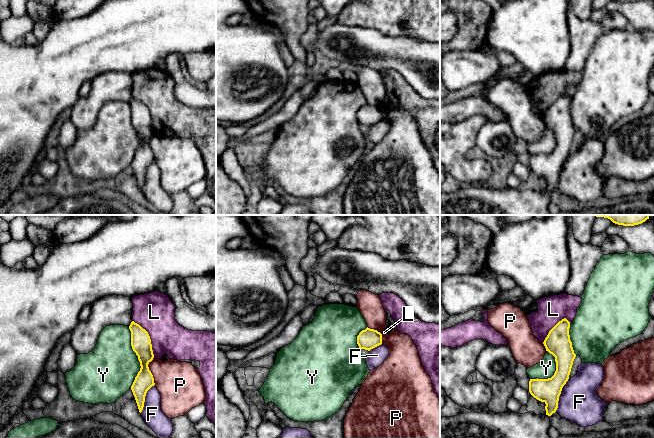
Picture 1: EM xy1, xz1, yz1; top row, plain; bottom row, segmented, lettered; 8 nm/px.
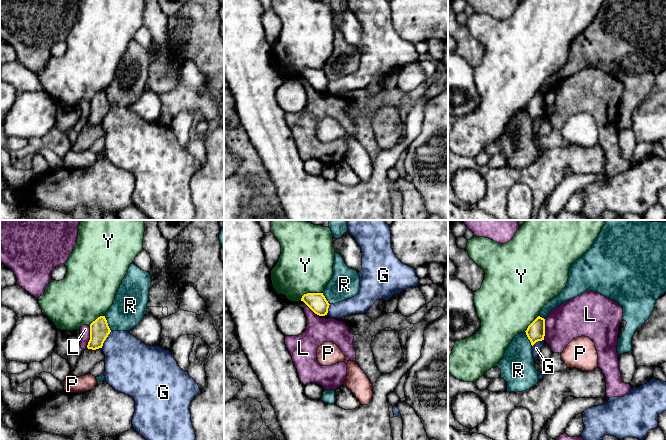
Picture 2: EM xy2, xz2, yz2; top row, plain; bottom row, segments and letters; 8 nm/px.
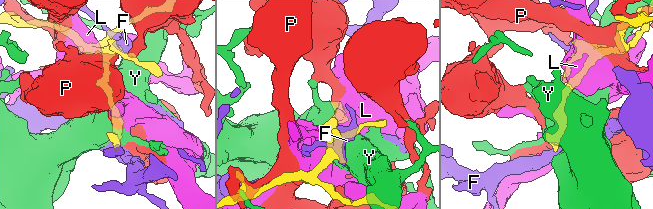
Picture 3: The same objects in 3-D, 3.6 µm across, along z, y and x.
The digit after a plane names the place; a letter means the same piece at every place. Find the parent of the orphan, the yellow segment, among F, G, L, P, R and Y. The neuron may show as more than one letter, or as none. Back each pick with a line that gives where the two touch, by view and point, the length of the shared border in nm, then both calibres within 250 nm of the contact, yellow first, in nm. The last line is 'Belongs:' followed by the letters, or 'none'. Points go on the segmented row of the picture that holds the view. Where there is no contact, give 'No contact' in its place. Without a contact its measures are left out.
Belongs: none

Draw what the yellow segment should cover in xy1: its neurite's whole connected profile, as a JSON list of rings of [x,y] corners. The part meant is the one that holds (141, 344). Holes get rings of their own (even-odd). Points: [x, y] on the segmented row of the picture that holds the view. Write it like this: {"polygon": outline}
{"polygon": [[[134,321],[131,322],[129,329],[131,331],[131,346],[138,356],[141,366],[131,386],[139,412],[141,413],[144,407],[146,393],[155,385],[153,375],[148,367],[148,364],[154,358],[154,354],[148,332]]]}

